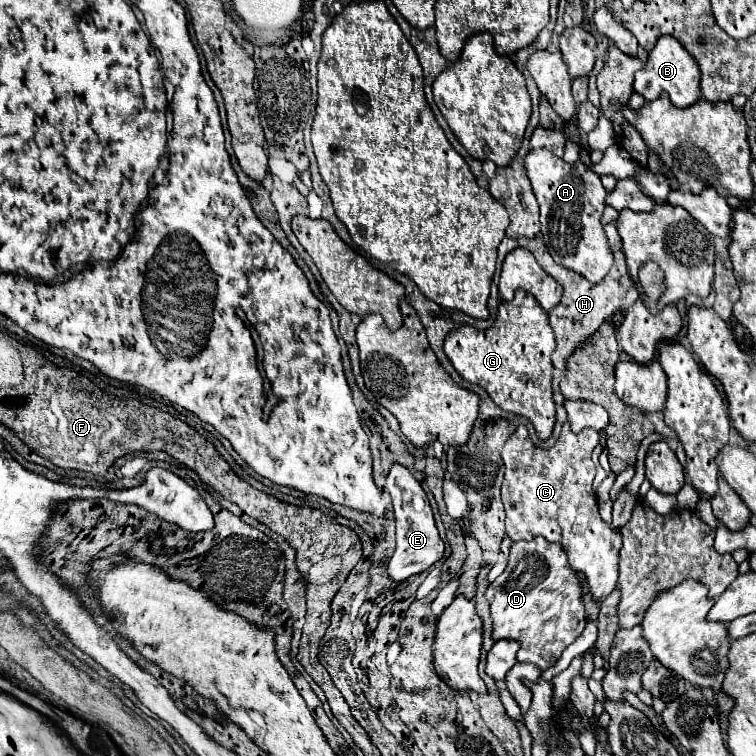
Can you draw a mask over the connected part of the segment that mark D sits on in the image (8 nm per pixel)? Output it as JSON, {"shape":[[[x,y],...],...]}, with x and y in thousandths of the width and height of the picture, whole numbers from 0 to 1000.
{"shape":[[[709,709],[698,717],[680,717],[675,725],[669,754],[646,775],[643,794],[648,799],[651,815],[651,847],[675,844],[688,849],[688,860],[683,865],[685,876],[704,876],[714,881],[714,886],[725,886],[743,868],[746,857],[757,852],[775,828],[772,796],[770,796],[770,775],[765,770],[765,759],[751,749],[751,735],[738,717],[725,717],[717,709]]]}

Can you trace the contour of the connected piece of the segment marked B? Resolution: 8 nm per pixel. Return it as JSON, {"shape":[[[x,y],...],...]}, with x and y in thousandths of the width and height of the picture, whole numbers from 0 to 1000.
{"shape":[[[873,48],[865,66],[857,71],[852,90],[847,95],[841,95],[839,119],[847,122],[854,132],[868,132],[873,127],[873,122],[881,122],[894,143],[910,143],[910,140],[921,138],[929,127],[926,87],[894,50]]]}

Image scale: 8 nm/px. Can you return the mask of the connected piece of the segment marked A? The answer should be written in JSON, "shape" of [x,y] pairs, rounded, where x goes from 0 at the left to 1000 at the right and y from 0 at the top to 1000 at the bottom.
{"shape":[[[722,196],[701,198],[693,217],[714,270],[714,296],[725,333],[741,352],[770,362],[780,373],[794,373],[812,349],[812,336],[794,294],[802,272],[794,233],[770,214],[751,217]]]}

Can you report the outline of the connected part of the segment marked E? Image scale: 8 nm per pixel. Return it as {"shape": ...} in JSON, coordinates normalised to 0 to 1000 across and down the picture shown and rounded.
{"shape":[[[521,614],[511,630],[511,646],[519,656],[521,683],[524,683],[524,730],[513,743],[513,759],[524,770],[534,770],[537,765],[561,757],[571,746],[577,746],[587,735],[587,717],[574,693],[574,680],[563,651],[548,627],[532,614]]]}

